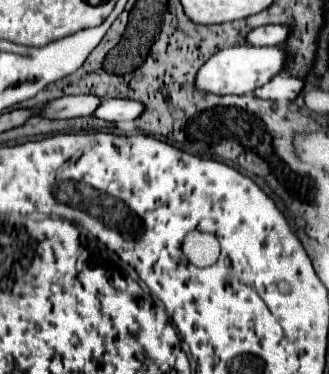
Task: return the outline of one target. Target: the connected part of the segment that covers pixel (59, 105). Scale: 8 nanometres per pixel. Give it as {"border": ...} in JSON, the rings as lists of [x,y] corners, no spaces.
{"border":[[[62,96],[58,100],[44,104],[40,108],[40,116],[46,116],[46,118],[90,116],[96,112],[100,104],[102,104],[102,98],[98,96]]]}

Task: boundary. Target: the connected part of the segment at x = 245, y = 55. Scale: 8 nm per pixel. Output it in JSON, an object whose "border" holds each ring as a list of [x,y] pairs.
{"border":[[[234,46],[234,48],[224,48],[216,52],[202,68],[200,74],[196,76],[196,86],[204,92],[212,94],[250,94],[256,88],[264,86],[270,82],[274,76],[284,72],[288,60],[288,52],[282,46]]]}

